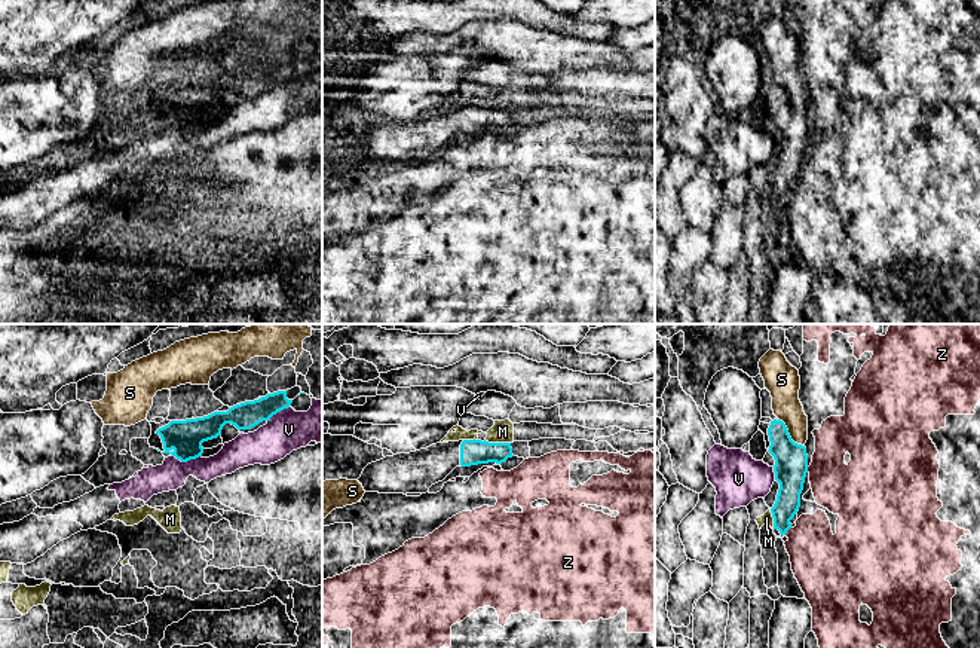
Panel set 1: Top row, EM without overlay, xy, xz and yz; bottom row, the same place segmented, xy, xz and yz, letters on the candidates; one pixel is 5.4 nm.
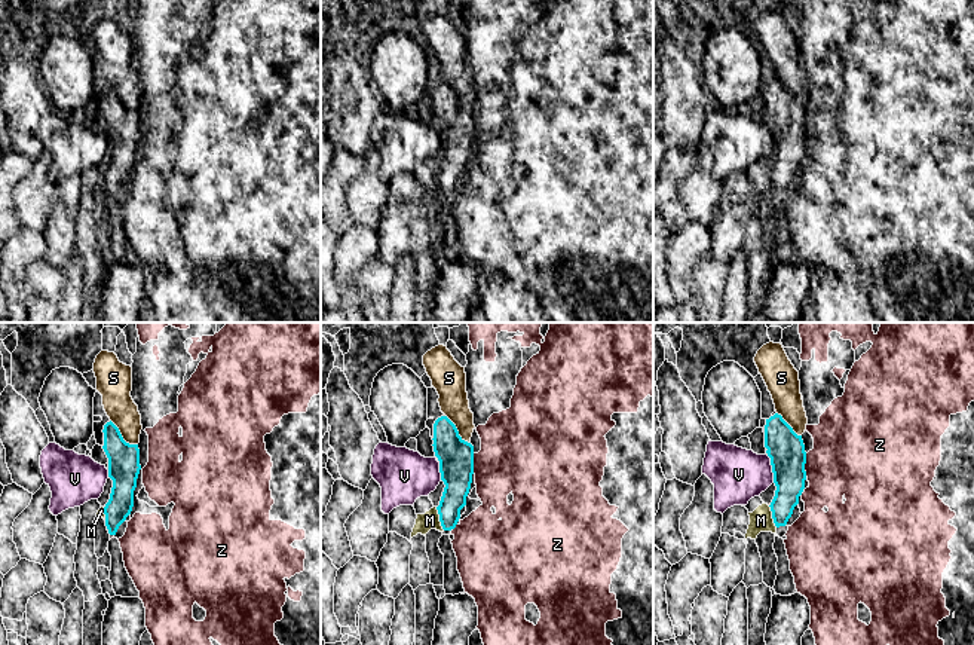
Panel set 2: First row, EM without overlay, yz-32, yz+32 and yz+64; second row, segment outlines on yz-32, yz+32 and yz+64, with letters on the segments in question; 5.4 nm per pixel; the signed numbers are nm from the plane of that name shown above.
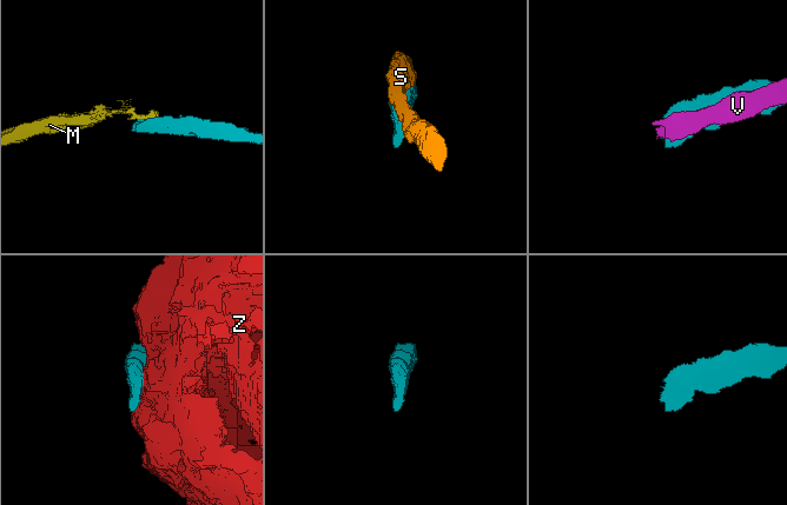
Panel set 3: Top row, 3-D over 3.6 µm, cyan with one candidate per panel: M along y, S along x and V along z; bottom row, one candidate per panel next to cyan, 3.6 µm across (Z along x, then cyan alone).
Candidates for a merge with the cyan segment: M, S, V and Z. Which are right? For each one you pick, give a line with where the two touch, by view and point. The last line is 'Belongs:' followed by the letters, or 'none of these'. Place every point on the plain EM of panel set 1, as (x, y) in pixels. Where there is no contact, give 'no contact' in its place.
Belongs: none of these

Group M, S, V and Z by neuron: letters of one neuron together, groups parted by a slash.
M / S / V / Z

